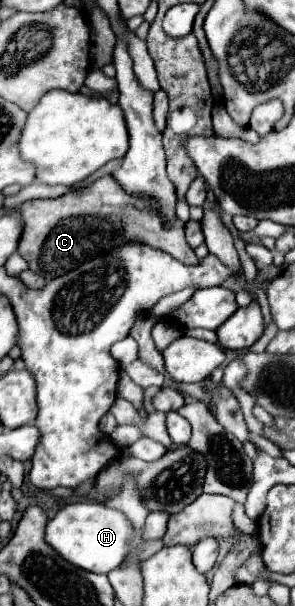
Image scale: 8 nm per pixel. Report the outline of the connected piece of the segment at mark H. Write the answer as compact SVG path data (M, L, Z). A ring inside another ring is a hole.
M74 502L58 510L58 514L46 526L46 542L70 564L90 570L108 574L110 570L118 568L130 550L130 536L134 534L132 522L126 518L124 512L110 508L106 504L94 502Z

